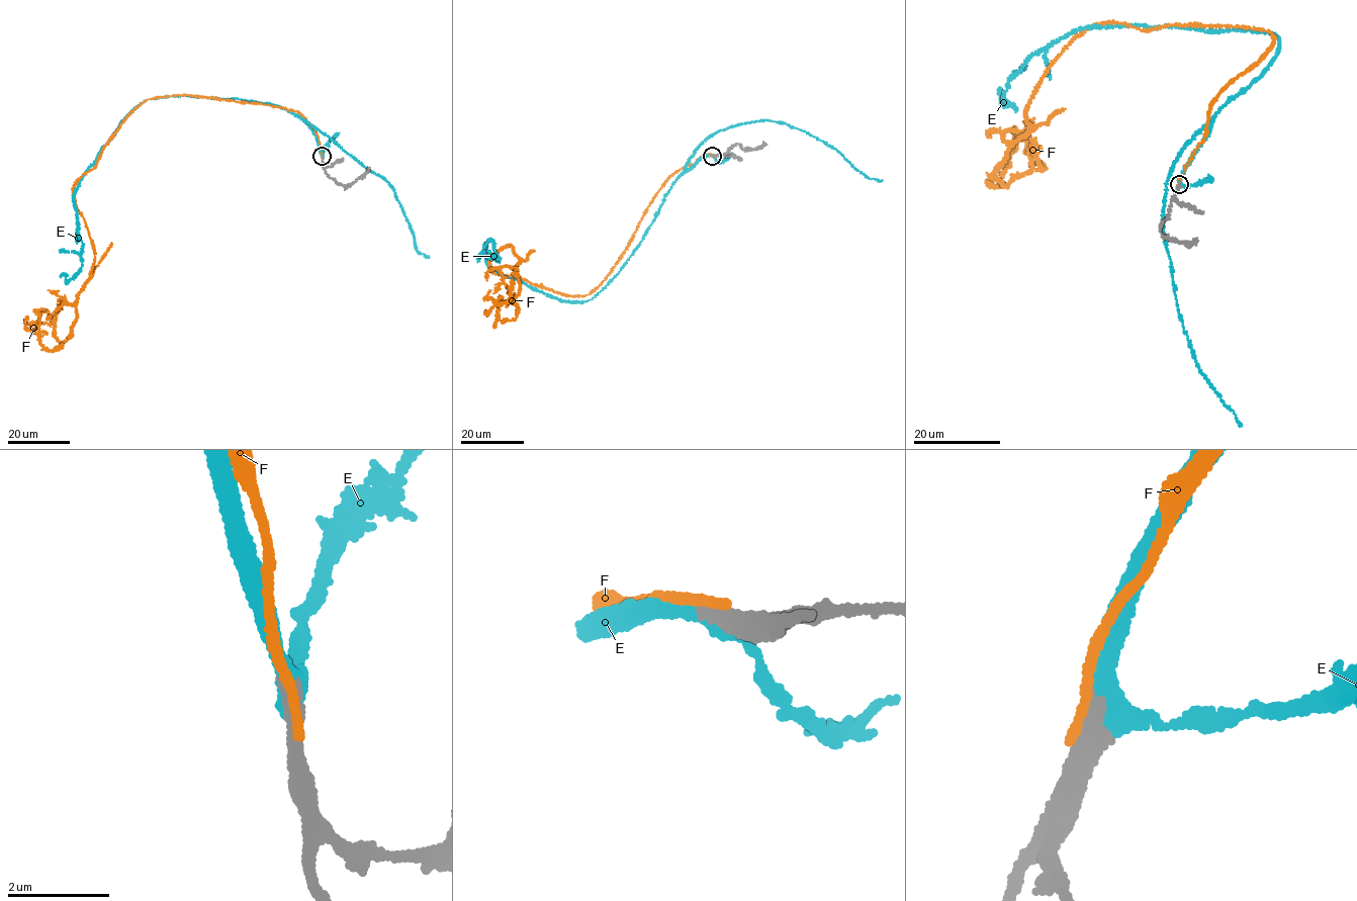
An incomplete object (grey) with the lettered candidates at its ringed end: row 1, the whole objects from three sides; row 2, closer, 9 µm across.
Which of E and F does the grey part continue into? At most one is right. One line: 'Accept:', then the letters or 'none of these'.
Accept: E

